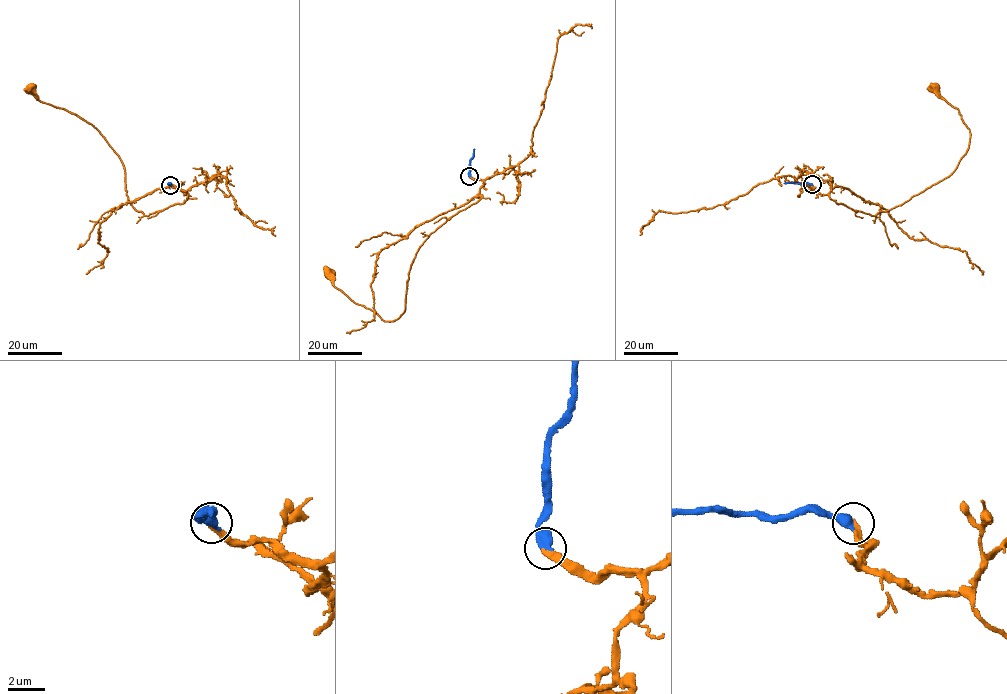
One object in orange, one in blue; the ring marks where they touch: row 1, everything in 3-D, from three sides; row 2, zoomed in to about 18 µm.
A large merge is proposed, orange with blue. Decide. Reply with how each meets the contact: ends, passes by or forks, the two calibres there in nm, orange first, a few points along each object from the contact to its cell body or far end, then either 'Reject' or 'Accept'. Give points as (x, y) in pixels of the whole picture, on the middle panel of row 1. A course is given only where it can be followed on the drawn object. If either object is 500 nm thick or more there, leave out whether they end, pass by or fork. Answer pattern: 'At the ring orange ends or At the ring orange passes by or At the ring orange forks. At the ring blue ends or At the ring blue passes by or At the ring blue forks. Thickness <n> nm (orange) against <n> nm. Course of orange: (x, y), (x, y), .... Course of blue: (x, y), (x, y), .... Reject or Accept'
Thickness 280 nm (orange) against 550 nm. Course of orange: (469, 176), (483, 181), (482, 197), (419, 248), (397, 319), (384, 321), (354, 302), (329, 273). Course of blue: (469, 176), (474, 149). Accept

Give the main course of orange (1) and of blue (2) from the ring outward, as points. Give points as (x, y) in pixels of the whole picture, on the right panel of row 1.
1: (812, 184), (814, 192), (837, 204), (875, 216), (946, 178), (966, 153), (970, 132), (957, 108), (934, 89)
2: (812, 184), (784, 183)

